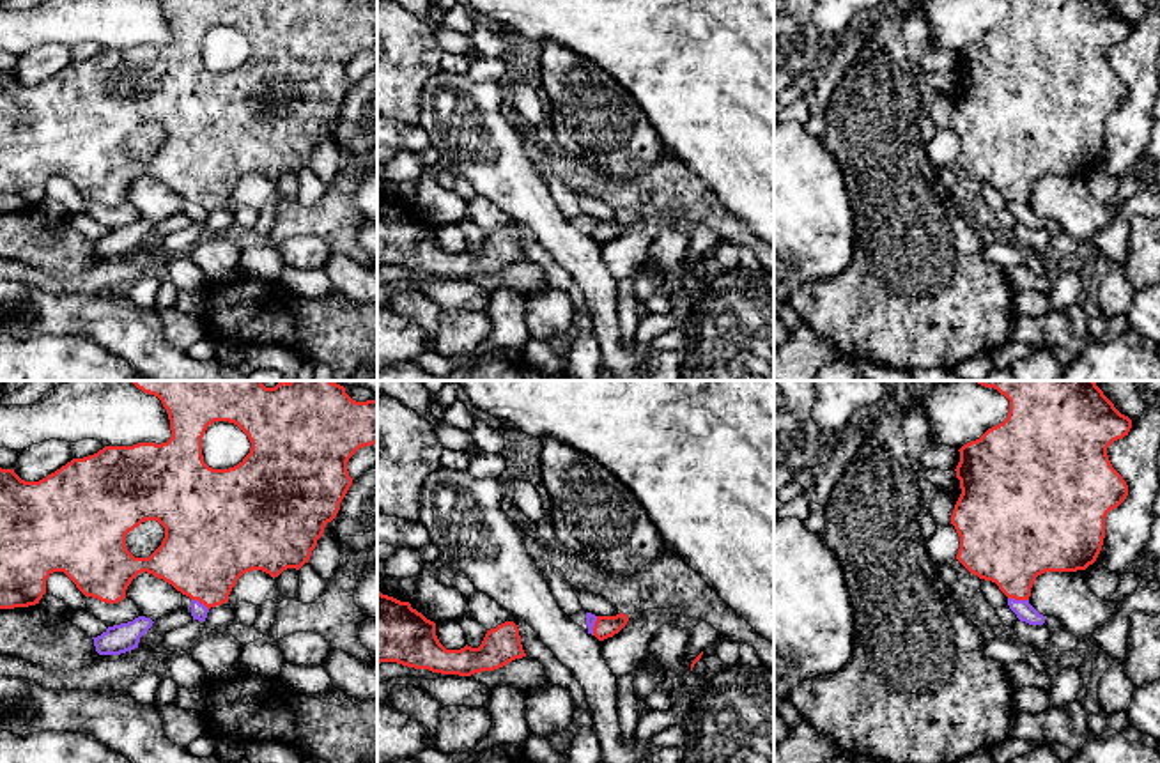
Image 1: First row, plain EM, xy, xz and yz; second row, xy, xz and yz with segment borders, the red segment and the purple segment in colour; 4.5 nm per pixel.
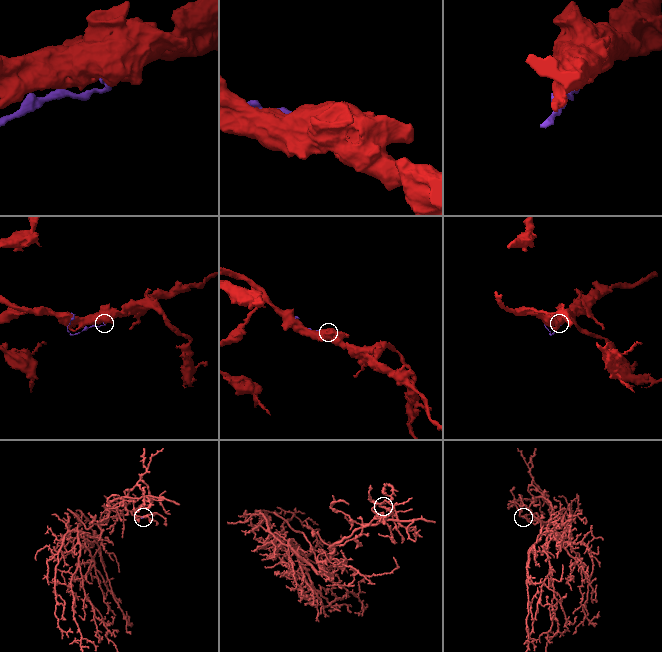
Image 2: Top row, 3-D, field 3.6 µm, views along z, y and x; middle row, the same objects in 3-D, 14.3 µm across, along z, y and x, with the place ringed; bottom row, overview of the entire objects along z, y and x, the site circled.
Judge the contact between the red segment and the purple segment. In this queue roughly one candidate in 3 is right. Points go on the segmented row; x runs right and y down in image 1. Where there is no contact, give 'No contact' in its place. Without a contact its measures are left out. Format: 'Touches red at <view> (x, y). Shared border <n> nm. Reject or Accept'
Touches red at yz (1019, 599). Shared border 100 nm. Accept

